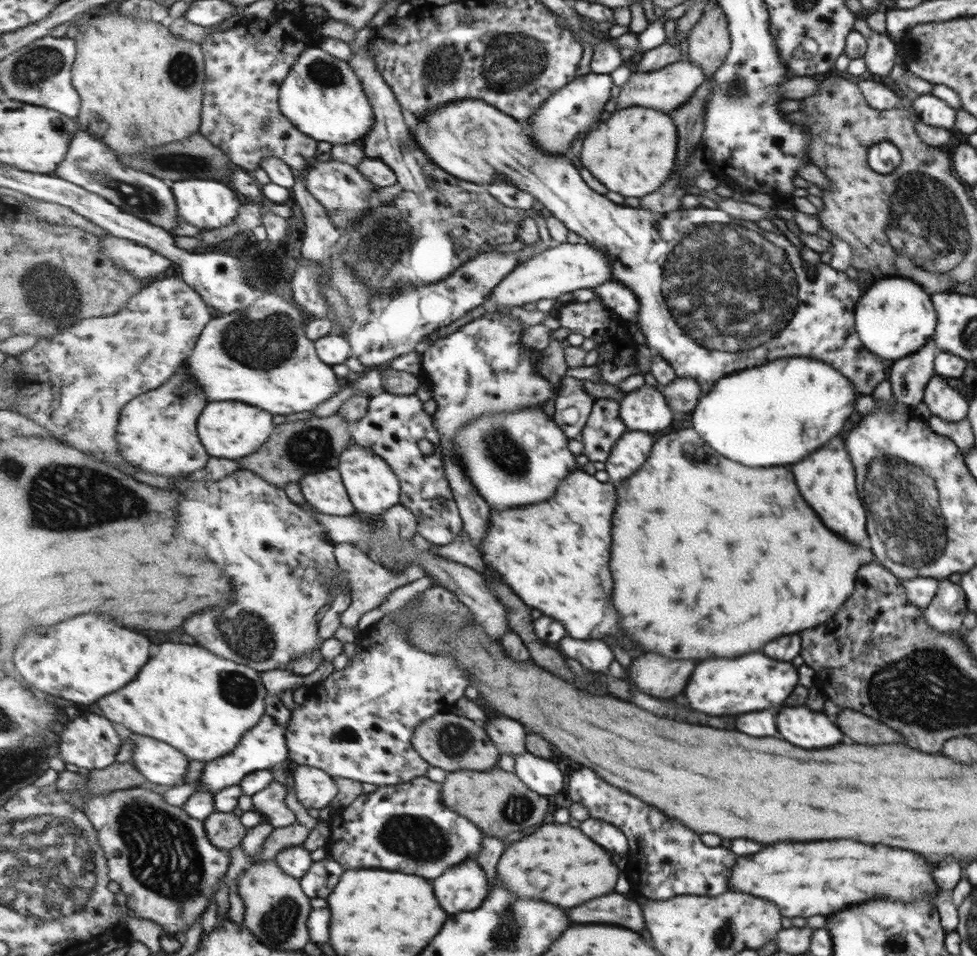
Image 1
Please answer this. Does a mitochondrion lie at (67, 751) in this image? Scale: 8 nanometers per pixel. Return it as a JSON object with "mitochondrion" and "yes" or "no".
{"mitochondrion":"no"}

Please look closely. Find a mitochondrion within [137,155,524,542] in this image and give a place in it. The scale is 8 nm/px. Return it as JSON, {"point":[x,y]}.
{"point":[261,342]}

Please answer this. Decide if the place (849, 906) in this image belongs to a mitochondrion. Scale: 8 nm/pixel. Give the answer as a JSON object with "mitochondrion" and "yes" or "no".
{"mitochondrion":"no"}

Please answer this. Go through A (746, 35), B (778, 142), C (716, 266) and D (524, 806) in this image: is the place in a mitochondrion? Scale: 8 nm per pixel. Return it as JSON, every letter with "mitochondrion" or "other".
{"A":"other","B":"other","C":"mitochondrion","D":"mitochondrion"}

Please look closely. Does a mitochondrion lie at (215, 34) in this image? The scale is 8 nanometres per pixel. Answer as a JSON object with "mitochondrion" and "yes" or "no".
{"mitochondrion":"no"}

